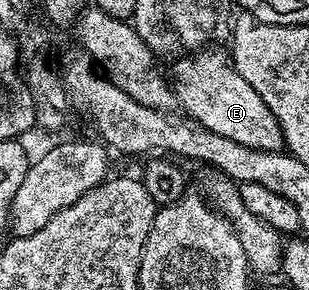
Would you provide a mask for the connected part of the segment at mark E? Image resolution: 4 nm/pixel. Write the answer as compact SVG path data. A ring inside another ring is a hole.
M201 48L187 56L180 56L175 59L176 78L174 77L174 89L176 92L177 103L182 104L183 113L192 121L210 128L210 132L218 132L218 136L226 136L226 140L238 140L238 144L246 144L246 148L255 150L265 150L274 152L285 149L282 128L278 120L270 112L266 100L242 80L240 73L236 71L235 66L230 64L230 54L224 48Z

